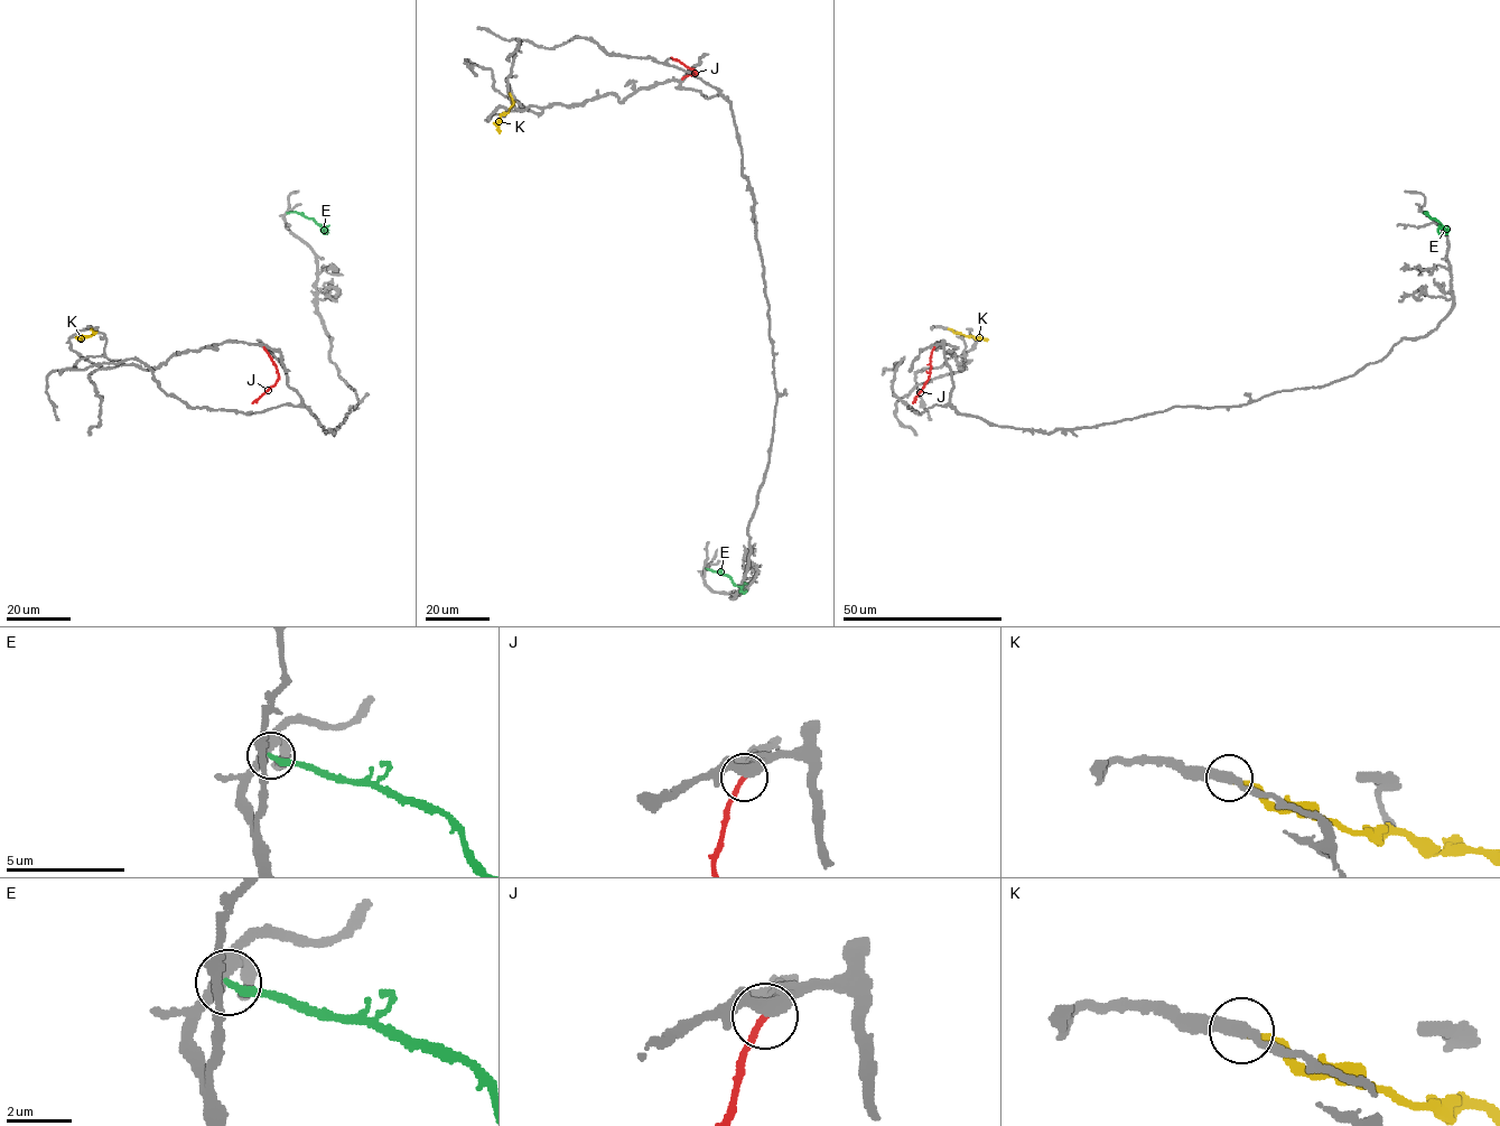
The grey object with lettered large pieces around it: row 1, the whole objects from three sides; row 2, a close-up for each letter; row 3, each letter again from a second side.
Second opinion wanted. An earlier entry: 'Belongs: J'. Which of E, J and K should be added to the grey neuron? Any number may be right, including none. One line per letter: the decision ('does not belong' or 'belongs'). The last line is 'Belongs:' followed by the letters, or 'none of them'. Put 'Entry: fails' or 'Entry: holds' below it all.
E: does not belong
J: does not belong
K: does not belong
Belongs: none of them
Entry: fails

